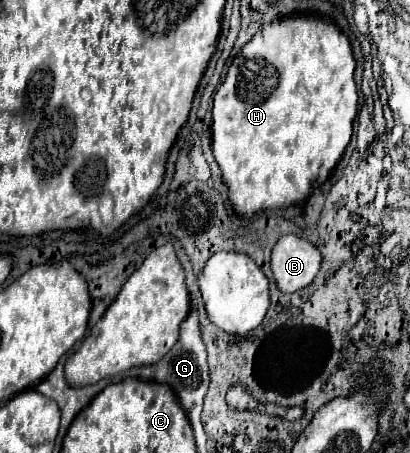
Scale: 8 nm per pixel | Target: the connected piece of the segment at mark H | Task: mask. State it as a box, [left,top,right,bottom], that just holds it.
[212,17,358,219]

